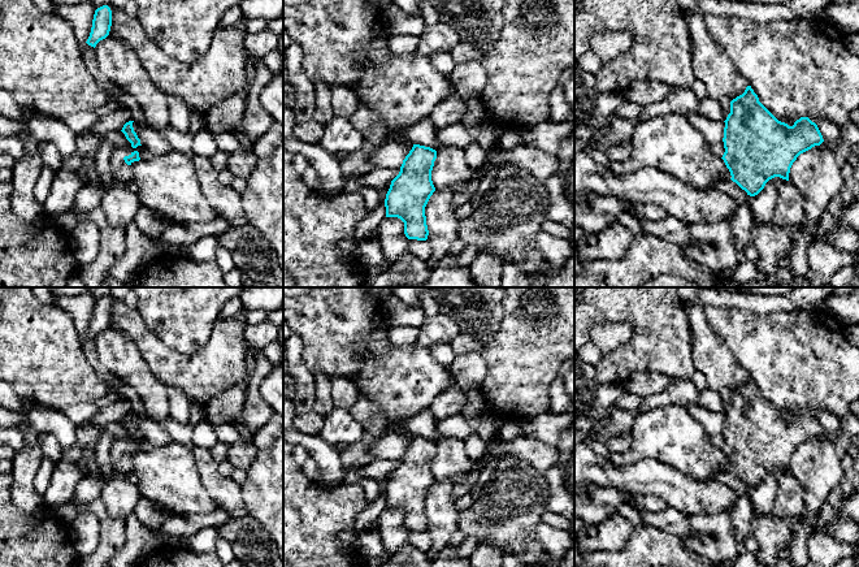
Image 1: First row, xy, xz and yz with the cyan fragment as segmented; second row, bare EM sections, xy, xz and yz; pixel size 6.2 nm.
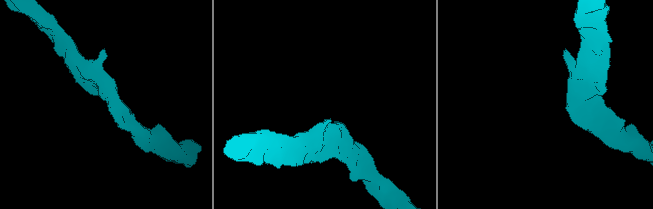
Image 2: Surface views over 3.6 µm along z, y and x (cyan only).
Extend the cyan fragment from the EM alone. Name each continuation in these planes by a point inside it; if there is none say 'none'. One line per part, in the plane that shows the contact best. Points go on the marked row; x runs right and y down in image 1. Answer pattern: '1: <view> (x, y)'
1: xy (122, 172)

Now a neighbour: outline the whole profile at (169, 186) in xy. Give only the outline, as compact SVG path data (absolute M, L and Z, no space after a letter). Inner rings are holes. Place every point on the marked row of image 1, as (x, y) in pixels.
M172 151L161 159L131 163L140 205L173 222L207 222L217 215L201 192L196 169L187 155Z

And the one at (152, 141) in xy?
M133 122L133 127L140 139L142 147L149 151L156 159L161 159L173 151L169 142L160 133L135 122Z

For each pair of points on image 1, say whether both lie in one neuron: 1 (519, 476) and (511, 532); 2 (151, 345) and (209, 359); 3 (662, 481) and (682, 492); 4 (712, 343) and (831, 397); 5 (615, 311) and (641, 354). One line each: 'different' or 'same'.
1: same
2: same
3: same
4: different
5: same

